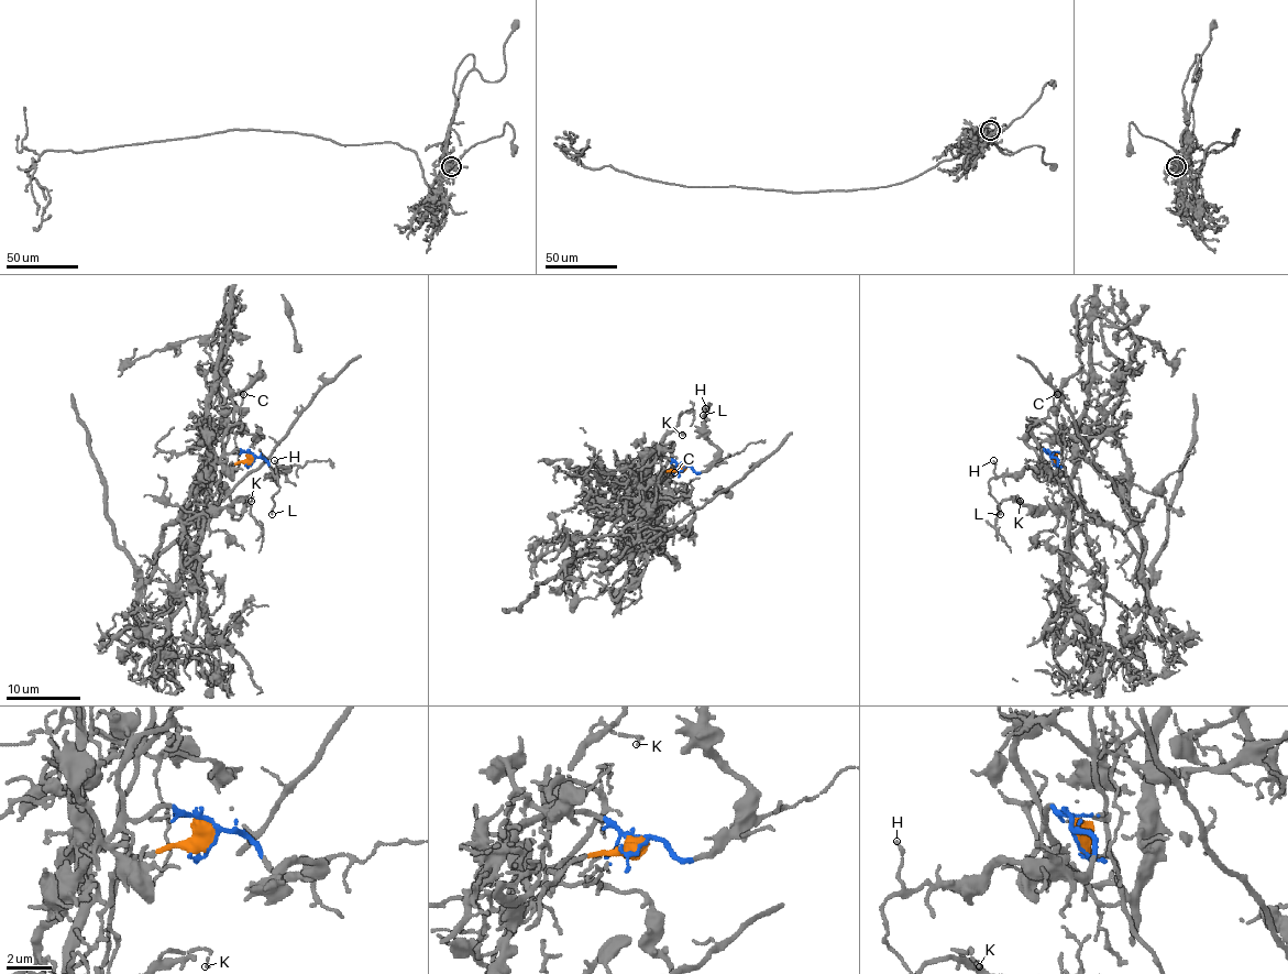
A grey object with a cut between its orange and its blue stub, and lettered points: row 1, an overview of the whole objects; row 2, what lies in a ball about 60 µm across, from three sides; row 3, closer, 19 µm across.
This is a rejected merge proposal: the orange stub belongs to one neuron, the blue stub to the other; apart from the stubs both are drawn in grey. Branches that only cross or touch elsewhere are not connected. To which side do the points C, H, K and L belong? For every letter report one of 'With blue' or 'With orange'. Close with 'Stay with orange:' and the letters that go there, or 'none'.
C: With blue
H: With blue
K: With orange
L: With blue
Stay with orange: K

